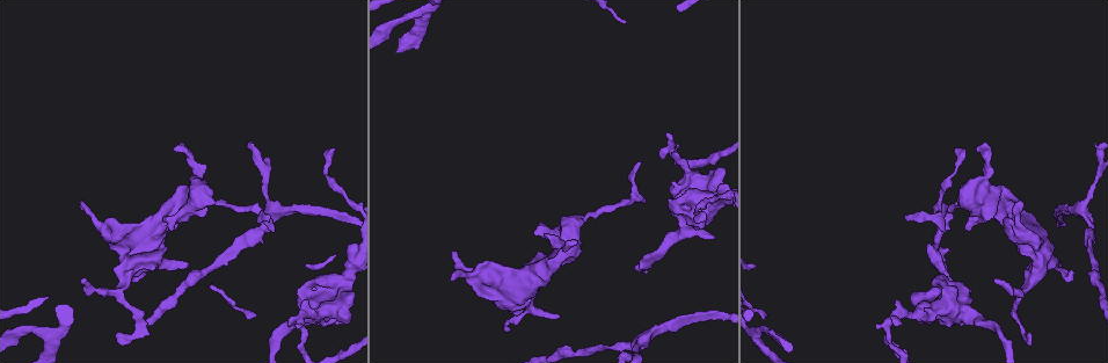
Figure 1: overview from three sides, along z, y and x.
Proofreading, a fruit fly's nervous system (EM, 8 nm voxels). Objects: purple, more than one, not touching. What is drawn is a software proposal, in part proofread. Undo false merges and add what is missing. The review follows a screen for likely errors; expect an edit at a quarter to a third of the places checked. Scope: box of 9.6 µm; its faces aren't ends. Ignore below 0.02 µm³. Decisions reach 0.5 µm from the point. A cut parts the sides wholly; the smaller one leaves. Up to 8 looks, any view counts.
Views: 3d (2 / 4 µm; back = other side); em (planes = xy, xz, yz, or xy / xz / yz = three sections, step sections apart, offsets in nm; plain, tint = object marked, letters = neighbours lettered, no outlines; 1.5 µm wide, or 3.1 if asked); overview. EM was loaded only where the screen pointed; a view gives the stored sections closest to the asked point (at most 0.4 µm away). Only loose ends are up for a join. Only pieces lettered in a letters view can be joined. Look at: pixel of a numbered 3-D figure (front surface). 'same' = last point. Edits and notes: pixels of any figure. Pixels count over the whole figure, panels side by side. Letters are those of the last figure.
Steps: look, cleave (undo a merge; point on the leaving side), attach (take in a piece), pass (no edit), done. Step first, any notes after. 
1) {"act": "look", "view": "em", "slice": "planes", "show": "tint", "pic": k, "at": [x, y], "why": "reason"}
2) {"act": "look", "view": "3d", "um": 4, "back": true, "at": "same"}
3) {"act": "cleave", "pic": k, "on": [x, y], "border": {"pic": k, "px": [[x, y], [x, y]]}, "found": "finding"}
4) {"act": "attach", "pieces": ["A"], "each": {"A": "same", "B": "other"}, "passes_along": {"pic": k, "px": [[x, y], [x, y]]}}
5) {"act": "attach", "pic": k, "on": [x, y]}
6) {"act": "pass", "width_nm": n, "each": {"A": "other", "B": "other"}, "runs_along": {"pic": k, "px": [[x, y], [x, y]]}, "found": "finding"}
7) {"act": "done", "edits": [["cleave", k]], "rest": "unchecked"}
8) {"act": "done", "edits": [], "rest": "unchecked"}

{"act": "look", "view": "em", "slice": "yz", "step": 4, "show": "letters", "pic": 1, "at": [120, 291], "why": "branch point"}

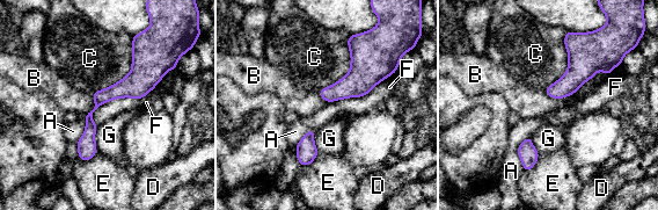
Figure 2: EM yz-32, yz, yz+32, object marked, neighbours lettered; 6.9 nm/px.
{"act": "look", "view": "em", "slice": "planes", "show": "letters", "at": "same", "why": "another direction"}

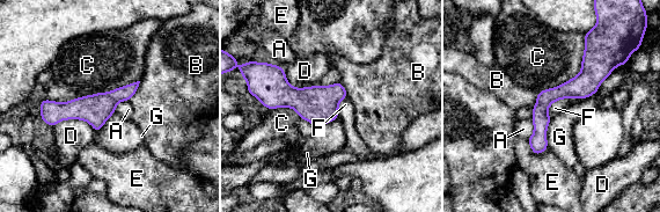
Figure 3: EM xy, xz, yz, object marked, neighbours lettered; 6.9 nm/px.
{"act": "pass", "longest_contact_nm": ["C", 650], "each": {"A": "other", "B": "other", "C": "other", "D": "other", "E": "other", "F": "other", "G": "other"}, "found": "all the same neuron"}

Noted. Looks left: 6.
{"act": "look", "view": "3d", "um": 2, "back": true, "pic": 1, "at": [920, 322], "why": "stops while still wide"}

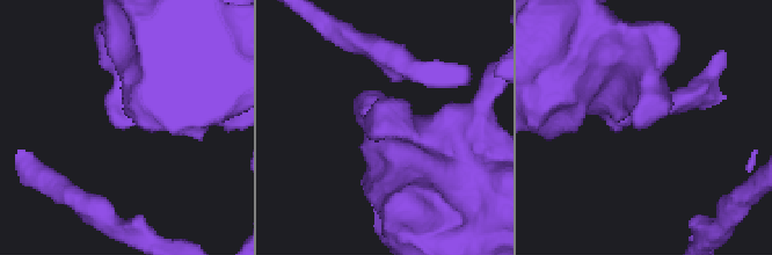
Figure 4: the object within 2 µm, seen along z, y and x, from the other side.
{"act": "look", "view": "em", "slice": "planes", "show": "letters", "pic": 4, "at": [641, 115], "why": "shape alone is not enough"}

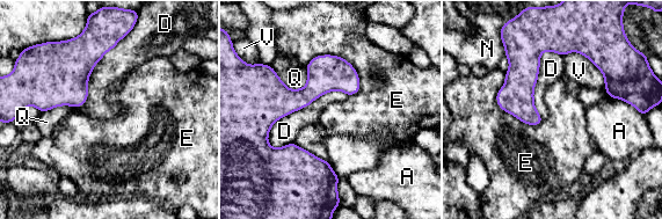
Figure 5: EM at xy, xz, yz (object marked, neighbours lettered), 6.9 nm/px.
{"act": "pass", "each": {"A": "other", "D": "other", "E": "other", "N": "other", "Q": "other", "V": "other"}, "border": {"pic": 5, "px": [[349, 95], [326, 92], [267, 136]]}, "found": "none of them fits"}

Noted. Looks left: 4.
{"act": "look", "view": "3d", "um": 4, "back": true, "pic": 1, "at": [545, 234], "why": "thin end"}

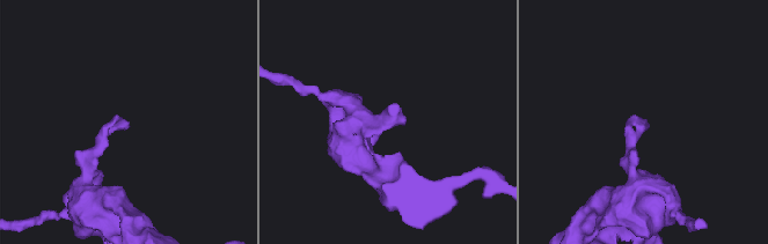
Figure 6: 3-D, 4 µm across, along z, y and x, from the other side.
{"act": "look", "view": "em", "slice": "xz", "step": 4, "show": "letters", "pic": 6, "at": [128, 123]}

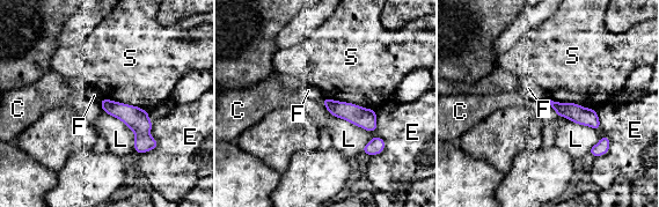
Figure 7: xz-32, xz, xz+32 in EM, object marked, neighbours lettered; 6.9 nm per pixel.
{"act": "look", "view": "em", "slice": "planes", "show": "letters", "at": "same"}

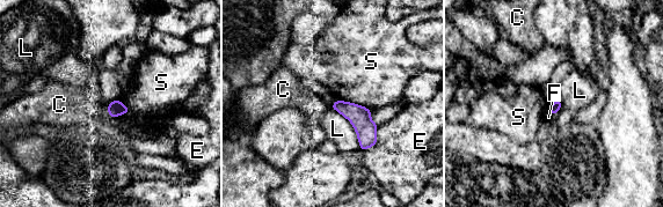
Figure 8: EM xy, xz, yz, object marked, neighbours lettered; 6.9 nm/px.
{"act": "pass", "each": {"C": "other", "E": "other", "F": "other", "L": "other", "S": "other"}, "border": {"pic": 8, "px": [[330, 106], [351, 124], [362, 150]]}, "found": "none of them fits"}

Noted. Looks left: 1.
{"act": "done", "edits": [], "rest": "unchecked"}

